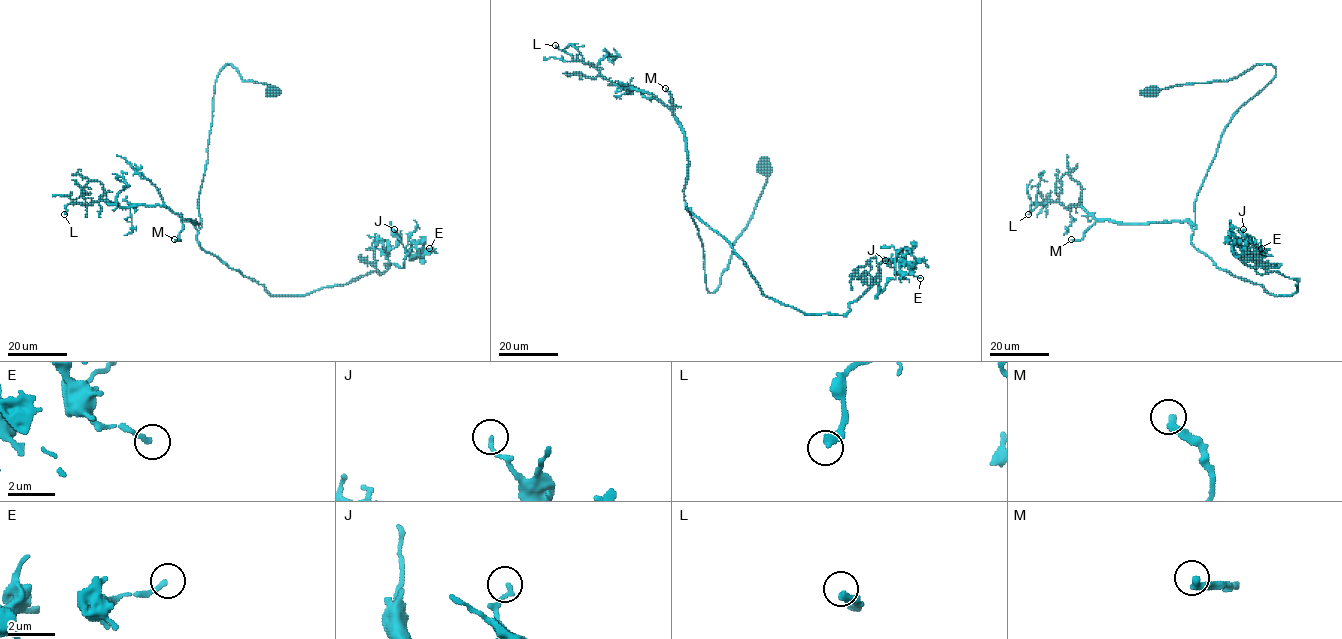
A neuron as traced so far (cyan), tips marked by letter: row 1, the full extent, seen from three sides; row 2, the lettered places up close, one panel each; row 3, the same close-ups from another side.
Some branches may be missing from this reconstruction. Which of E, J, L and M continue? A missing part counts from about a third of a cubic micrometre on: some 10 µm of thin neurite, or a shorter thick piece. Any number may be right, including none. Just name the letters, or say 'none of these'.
M

